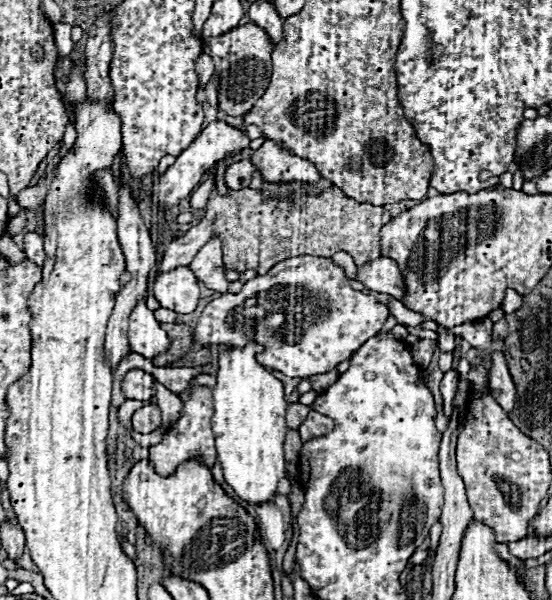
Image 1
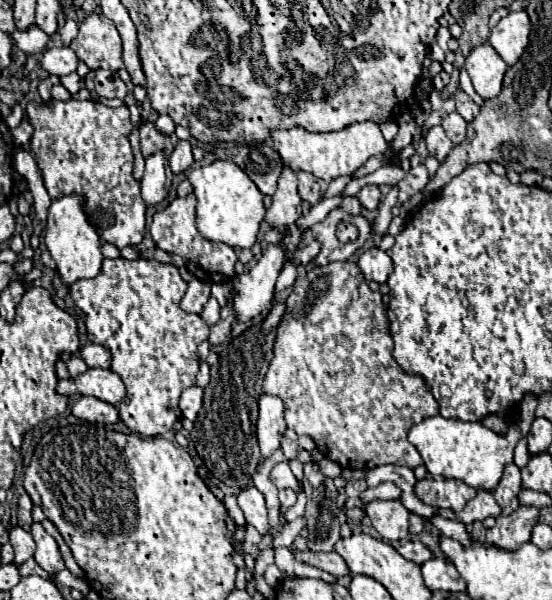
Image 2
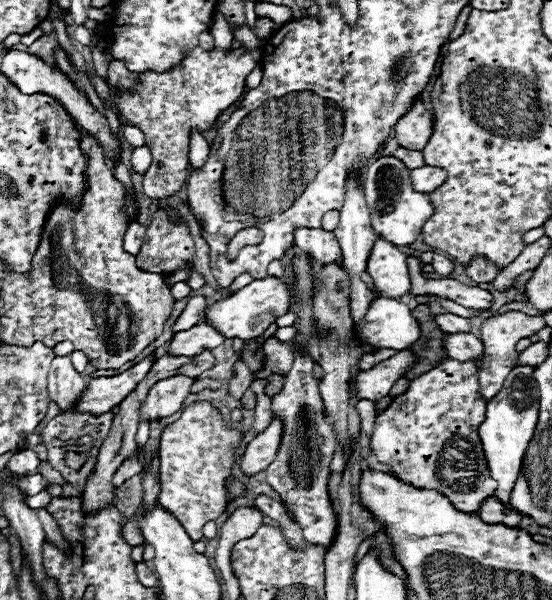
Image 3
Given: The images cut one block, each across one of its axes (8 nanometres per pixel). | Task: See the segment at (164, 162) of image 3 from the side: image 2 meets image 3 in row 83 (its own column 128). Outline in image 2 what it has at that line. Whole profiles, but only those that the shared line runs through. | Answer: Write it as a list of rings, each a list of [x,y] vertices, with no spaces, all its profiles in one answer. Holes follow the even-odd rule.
[[[70,98],[66,102],[52,100],[50,106],[30,102],[26,112],[34,126],[28,148],[36,154],[50,198],[56,200],[80,192],[86,198],[84,210],[88,212],[88,220],[104,242],[120,250],[140,244],[146,232],[146,204],[140,198],[140,184],[132,178],[134,154],[128,142],[128,134],[132,132],[130,110],[124,104],[110,108],[94,100]]]

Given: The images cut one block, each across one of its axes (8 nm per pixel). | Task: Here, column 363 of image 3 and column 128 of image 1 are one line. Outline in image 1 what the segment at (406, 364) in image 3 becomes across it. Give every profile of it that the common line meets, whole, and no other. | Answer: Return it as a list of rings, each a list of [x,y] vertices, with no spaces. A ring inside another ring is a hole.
[[[130,370],[124,376],[122,392],[128,400],[150,400],[150,396],[156,396],[156,380],[142,370]]]

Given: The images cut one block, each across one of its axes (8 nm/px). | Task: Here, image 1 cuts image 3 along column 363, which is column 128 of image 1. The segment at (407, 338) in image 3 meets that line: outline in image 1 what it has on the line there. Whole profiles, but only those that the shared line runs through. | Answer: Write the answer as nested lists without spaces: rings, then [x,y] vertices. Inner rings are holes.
[[[140,300],[140,304],[130,314],[128,338],[130,338],[132,352],[148,360],[164,354],[170,348],[168,334],[160,328],[160,322],[156,322],[154,312],[146,308],[144,300]]]

